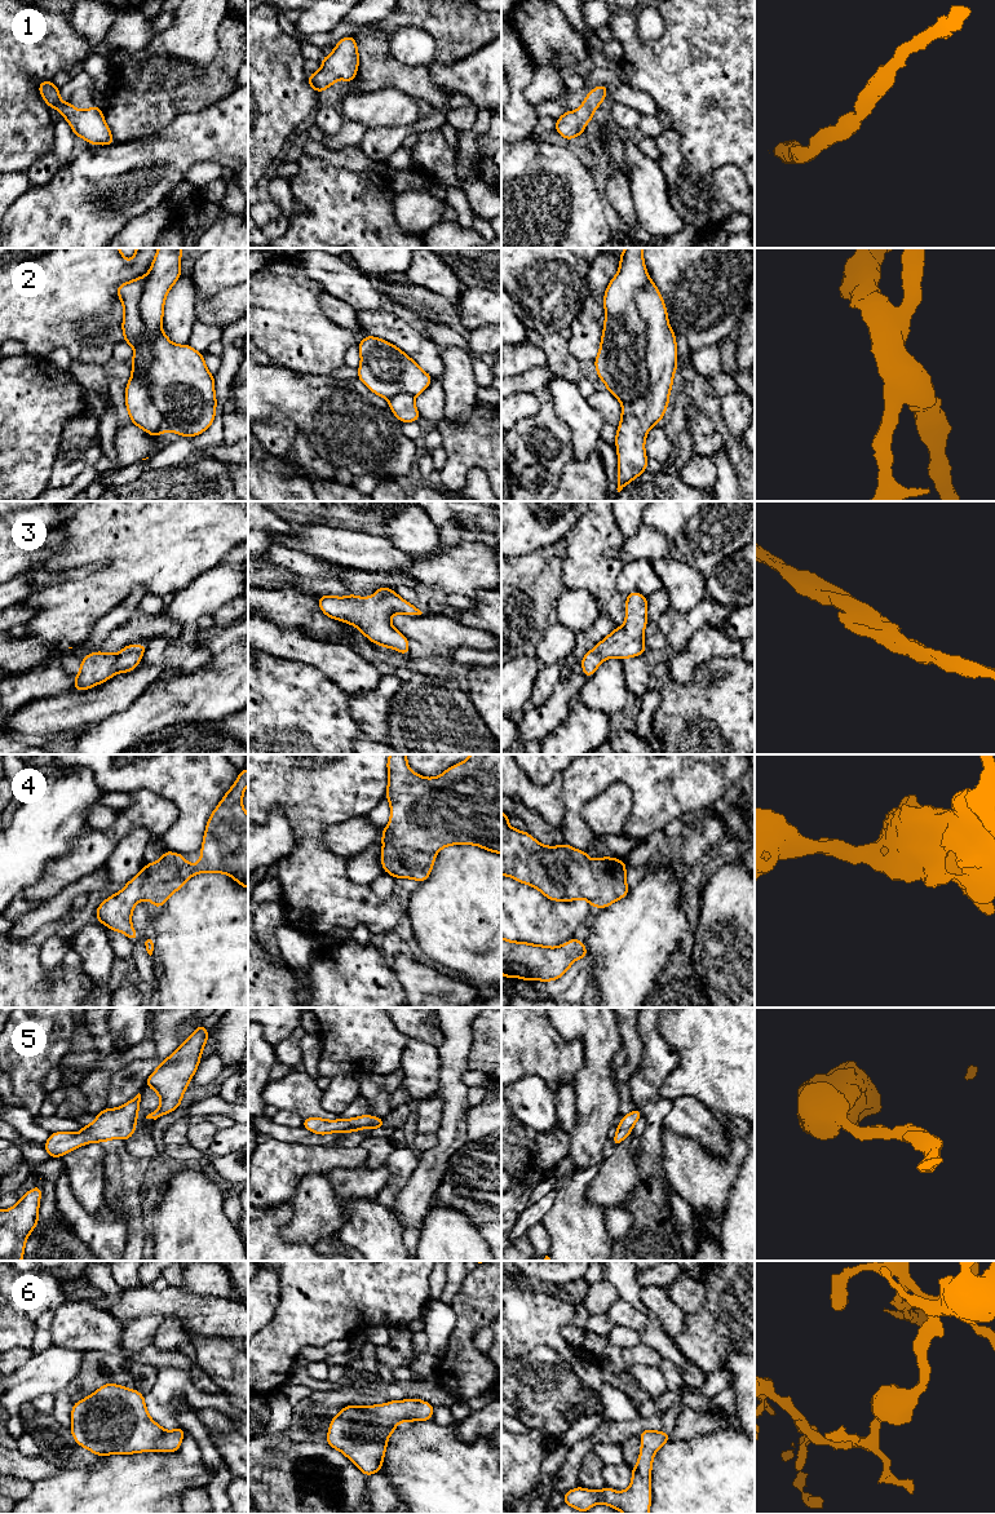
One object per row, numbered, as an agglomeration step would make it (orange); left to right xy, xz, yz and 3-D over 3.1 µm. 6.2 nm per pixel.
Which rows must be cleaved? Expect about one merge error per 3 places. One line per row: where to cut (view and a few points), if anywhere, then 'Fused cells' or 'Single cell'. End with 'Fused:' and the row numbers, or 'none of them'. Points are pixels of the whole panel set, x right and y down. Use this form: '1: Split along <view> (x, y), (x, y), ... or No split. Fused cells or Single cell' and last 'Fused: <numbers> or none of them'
1: No split. Single cell
2: Split along yz (650, 279), (636, 293), (646, 327), (648, 389), (623, 404). Fused cells
3: No split. Single cell
4: No split. Single cell
5: No split. Single cell
6: No split. Single cell
Fused: 2

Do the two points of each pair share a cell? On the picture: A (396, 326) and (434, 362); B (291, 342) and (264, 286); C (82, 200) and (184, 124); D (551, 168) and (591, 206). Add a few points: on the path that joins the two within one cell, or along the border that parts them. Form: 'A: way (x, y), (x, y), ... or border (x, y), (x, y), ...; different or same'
A: way (405, 332), (425, 353); same
B: way (290, 328), (286, 321), (265, 300); same
C: way (107, 186), (127, 180), (158, 150); same
D: way (561, 175), (580, 195); same

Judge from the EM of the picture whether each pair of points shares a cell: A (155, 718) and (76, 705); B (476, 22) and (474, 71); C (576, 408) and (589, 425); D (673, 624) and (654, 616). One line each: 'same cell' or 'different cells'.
A: different cells
B: different cells
C: same cell
D: different cells

